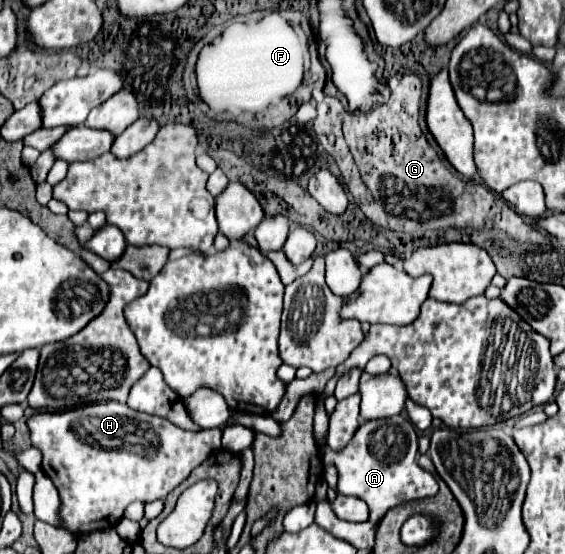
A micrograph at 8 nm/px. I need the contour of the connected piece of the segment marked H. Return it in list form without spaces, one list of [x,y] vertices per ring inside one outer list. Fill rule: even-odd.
[[[117,401],[99,405],[83,405],[61,413],[39,413],[29,419],[31,441],[43,453],[43,471],[55,483],[61,497],[63,529],[77,533],[89,533],[95,529],[109,529],[119,523],[123,511],[133,501],[155,501],[167,497],[189,473],[199,467],[211,451],[221,447],[219,429],[203,429],[199,433],[185,431],[163,417],[139,413]]]

